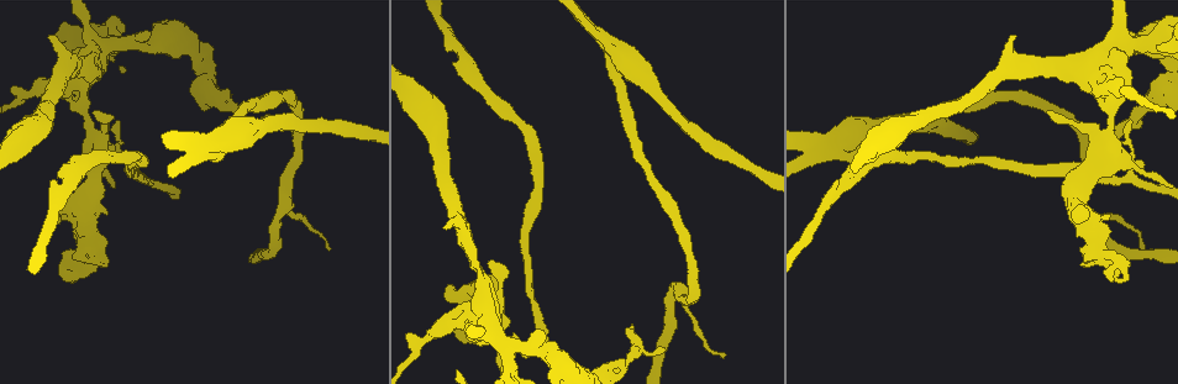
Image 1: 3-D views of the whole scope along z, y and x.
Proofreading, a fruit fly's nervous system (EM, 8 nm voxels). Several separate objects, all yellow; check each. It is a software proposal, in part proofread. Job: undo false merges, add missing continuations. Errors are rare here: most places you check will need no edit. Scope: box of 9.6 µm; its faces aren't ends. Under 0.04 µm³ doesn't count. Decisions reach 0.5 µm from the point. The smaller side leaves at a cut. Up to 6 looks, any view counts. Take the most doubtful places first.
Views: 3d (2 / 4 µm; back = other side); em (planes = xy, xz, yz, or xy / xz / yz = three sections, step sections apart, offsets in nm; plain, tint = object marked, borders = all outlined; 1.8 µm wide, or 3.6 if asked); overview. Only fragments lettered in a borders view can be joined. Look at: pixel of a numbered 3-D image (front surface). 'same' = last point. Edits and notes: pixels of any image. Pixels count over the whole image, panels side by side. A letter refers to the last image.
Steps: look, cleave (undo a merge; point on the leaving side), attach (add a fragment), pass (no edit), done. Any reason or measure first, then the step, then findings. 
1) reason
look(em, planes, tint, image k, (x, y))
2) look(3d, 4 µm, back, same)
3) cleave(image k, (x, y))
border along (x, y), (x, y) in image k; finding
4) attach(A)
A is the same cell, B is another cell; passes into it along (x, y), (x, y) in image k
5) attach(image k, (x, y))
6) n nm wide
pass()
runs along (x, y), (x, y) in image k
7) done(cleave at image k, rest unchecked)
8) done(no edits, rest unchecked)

arms part here
look(em, xy, step 16, tint, image 1, (1108, 58))

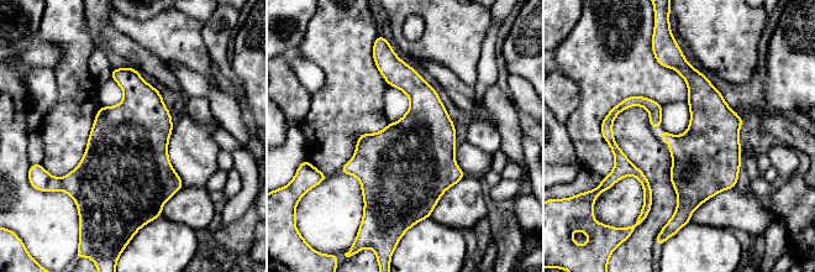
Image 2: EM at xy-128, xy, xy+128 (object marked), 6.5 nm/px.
another direction
look(em, planes, borders, same)

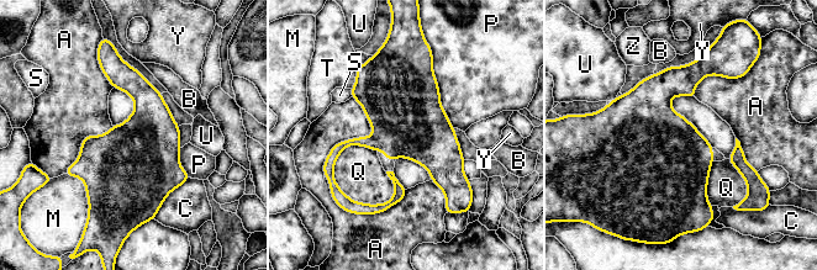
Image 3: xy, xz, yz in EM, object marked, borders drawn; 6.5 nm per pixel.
480 nm wide
pass()
A, B, C, M, P, Q, S, T, U, Y and Z are other cells; border along (352, 96), (372, 133), (323, 162) in image 3; all the same cell

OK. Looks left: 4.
side arm on a straight run
look(em, 3.6 µm, planes, borders, image 1, (625, 73))

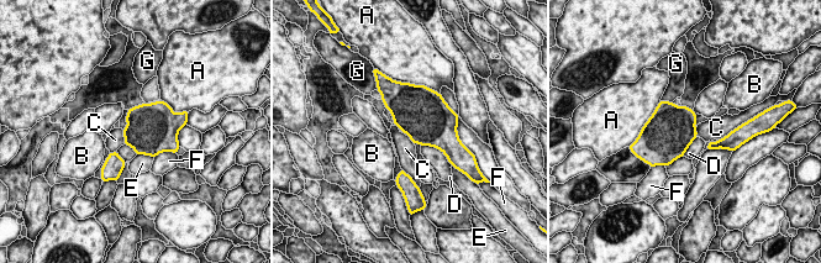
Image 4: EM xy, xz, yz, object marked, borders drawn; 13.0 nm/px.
pass()
A, B, C, D, E, F and G are other cells; border along (122, 130), (125, 143) in image 4; all the same cell

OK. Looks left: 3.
free end
look(3d, 4 µm, image 1, (447, 227))

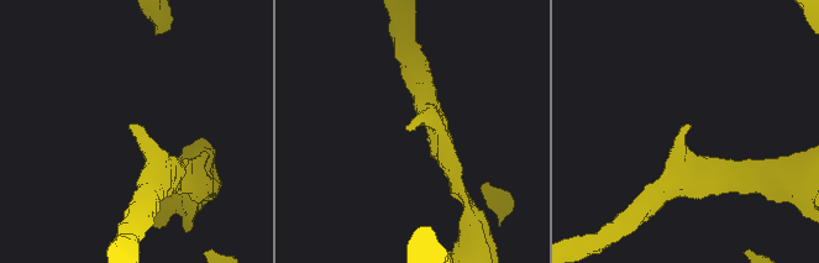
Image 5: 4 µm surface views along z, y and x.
look(em, planes, plain, image 5, (408, 128))

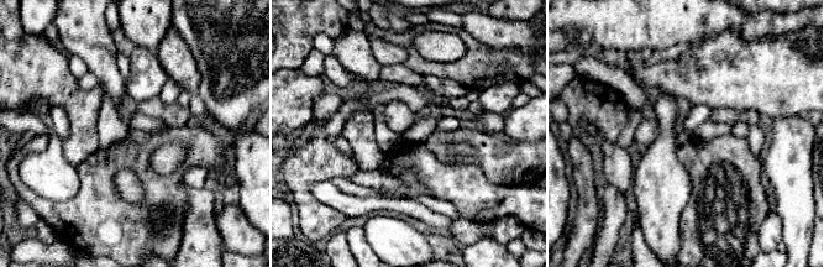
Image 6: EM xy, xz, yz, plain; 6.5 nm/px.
look(em, planes, borders, same)

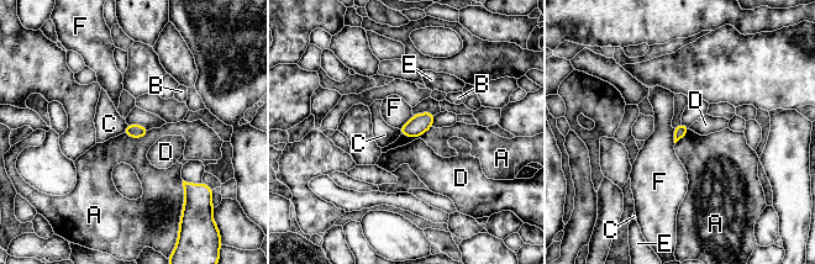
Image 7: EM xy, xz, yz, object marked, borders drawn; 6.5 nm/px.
pass()
A, B, C, D, E and F are other cells; border along (431, 126), (419, 136), (401, 135) in image 7; no lettered fragment goes on from it

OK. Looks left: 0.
done(no edits, rest unchecked)

